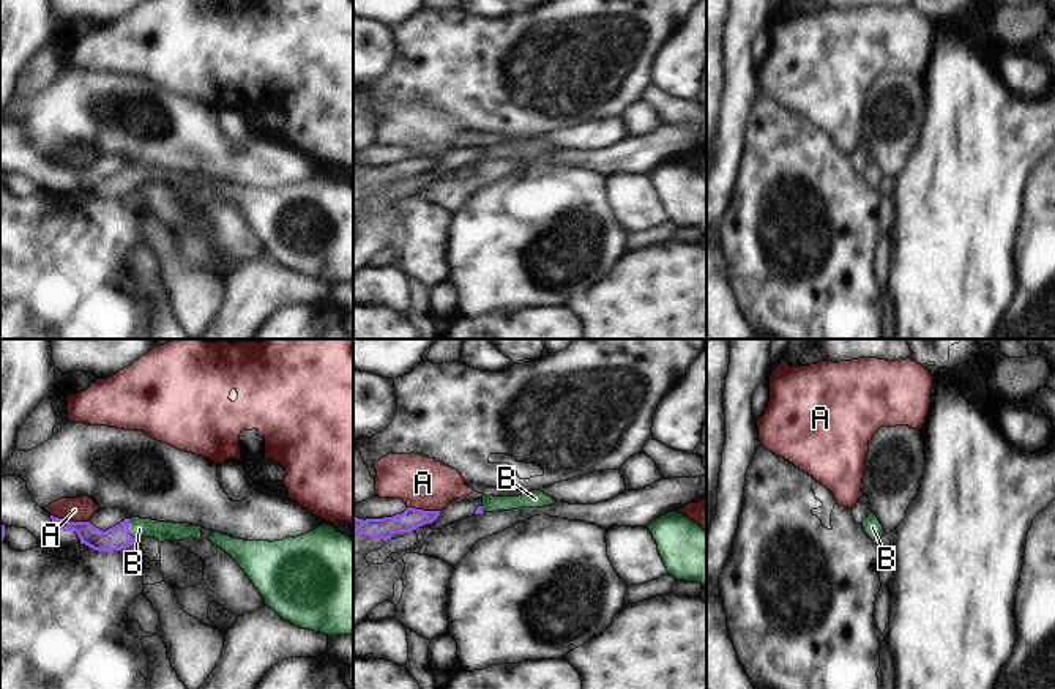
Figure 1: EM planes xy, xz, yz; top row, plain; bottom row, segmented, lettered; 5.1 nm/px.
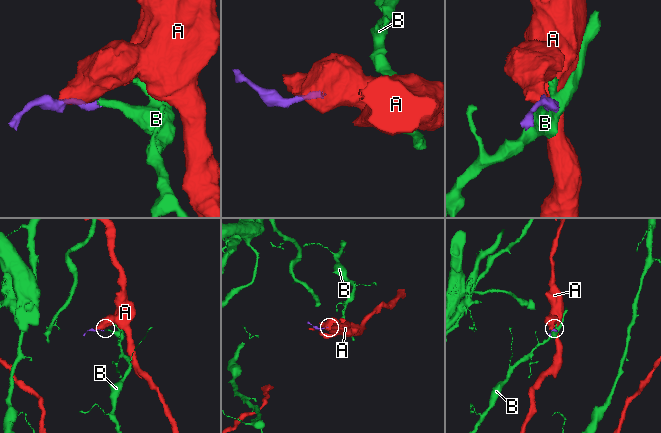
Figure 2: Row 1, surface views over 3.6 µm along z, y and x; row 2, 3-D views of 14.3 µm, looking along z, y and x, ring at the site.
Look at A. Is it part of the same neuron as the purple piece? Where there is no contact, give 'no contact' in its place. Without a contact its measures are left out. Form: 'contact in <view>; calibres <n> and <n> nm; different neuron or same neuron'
contact in xy; calibres 120 and 130 nm; different neuron

